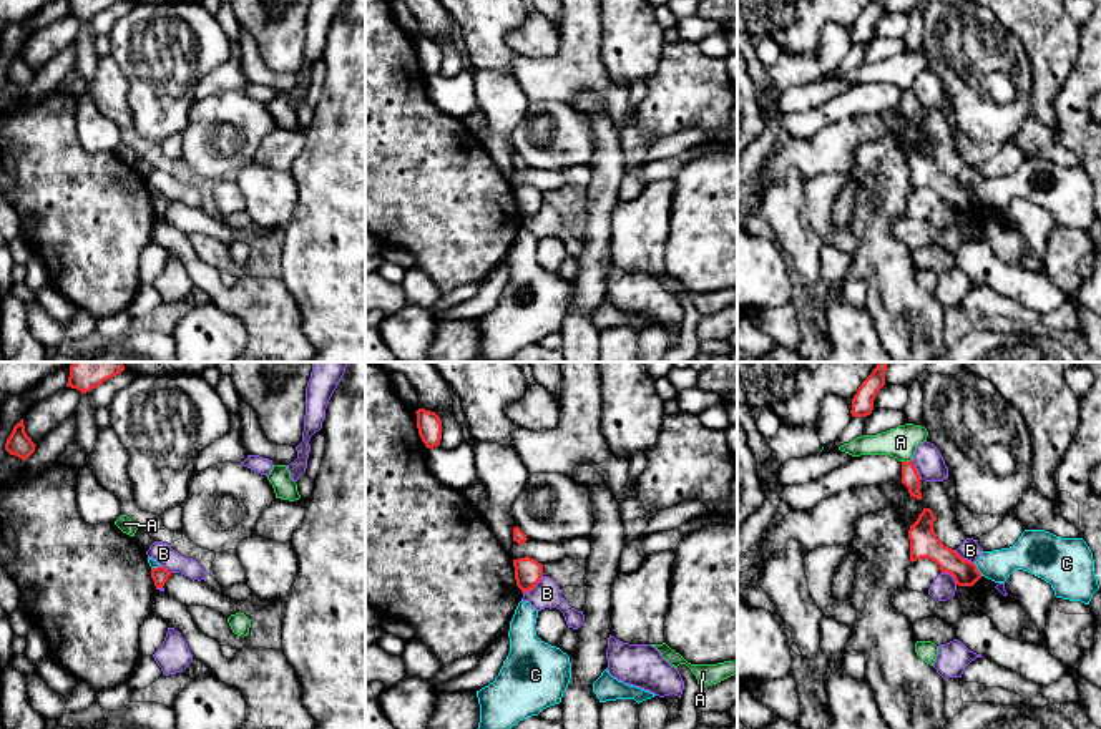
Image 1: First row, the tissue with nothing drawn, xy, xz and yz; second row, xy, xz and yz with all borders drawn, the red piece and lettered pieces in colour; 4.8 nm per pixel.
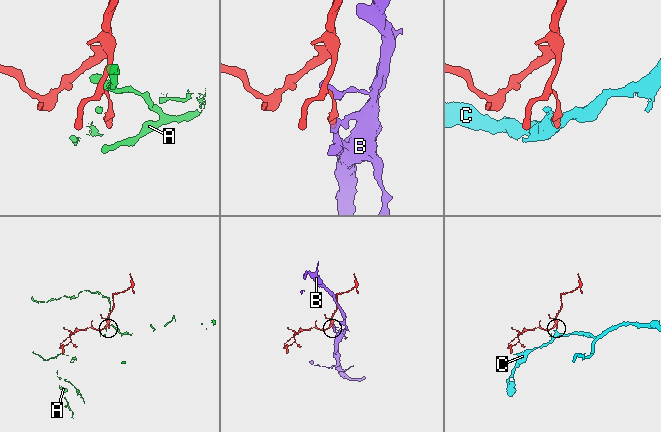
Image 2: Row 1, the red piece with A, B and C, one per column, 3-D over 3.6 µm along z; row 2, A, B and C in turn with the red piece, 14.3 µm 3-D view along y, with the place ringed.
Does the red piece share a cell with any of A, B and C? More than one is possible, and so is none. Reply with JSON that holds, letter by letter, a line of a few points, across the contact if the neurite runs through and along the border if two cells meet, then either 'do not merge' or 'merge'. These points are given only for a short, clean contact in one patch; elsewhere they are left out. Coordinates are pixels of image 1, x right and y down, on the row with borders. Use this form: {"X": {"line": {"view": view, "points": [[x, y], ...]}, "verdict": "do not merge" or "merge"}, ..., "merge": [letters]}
{"A": {"line": {"view": "yz", "points": [[910, 459], [902, 462]]}, "verdict": "do not merge"}, "B": {"verdict": "do not merge"}, "C": {"line": {"view": "yz", "points": [[973, 563], [982, 575]]}, "verdict": "do not merge"}, "merge": []}

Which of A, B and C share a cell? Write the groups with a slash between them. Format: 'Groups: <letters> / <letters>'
Groups: A C / B

